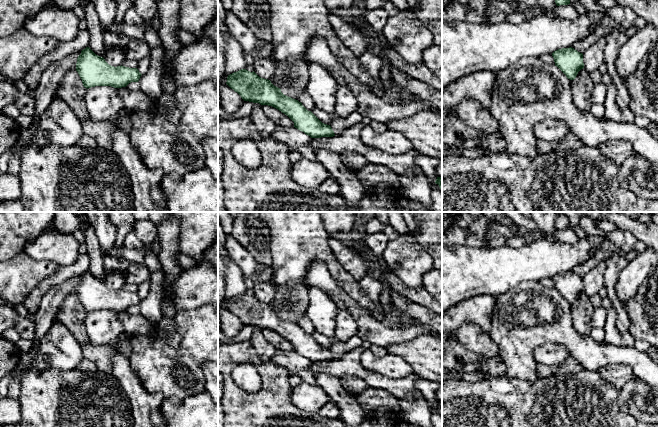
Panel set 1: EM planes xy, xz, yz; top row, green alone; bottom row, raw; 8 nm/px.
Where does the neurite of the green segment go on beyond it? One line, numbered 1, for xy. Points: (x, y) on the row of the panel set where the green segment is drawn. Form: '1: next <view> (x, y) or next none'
1: next none

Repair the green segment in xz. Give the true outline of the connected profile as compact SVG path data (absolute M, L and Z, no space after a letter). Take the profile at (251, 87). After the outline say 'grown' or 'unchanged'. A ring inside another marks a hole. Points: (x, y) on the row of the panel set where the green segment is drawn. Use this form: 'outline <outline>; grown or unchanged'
outline M241 69L234 72L228 75L226 84L244 101L278 109L294 122L295 128L311 138L335 136L330 125L322 123L301 102L284 95L280 88L274 86L270 80L259 77L254 71Z; unchanged

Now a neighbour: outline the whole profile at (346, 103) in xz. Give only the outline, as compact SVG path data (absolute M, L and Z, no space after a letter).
M338 86L334 113L339 117L347 117L354 113L357 107L357 100L352 89L345 86Z

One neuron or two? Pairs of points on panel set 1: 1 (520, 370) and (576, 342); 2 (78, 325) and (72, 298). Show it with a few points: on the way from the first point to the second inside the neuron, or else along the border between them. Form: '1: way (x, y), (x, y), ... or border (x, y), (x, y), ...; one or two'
1: way (522, 352), (538, 336), (558, 336); one
2: way (73, 318), (72, 305); one

